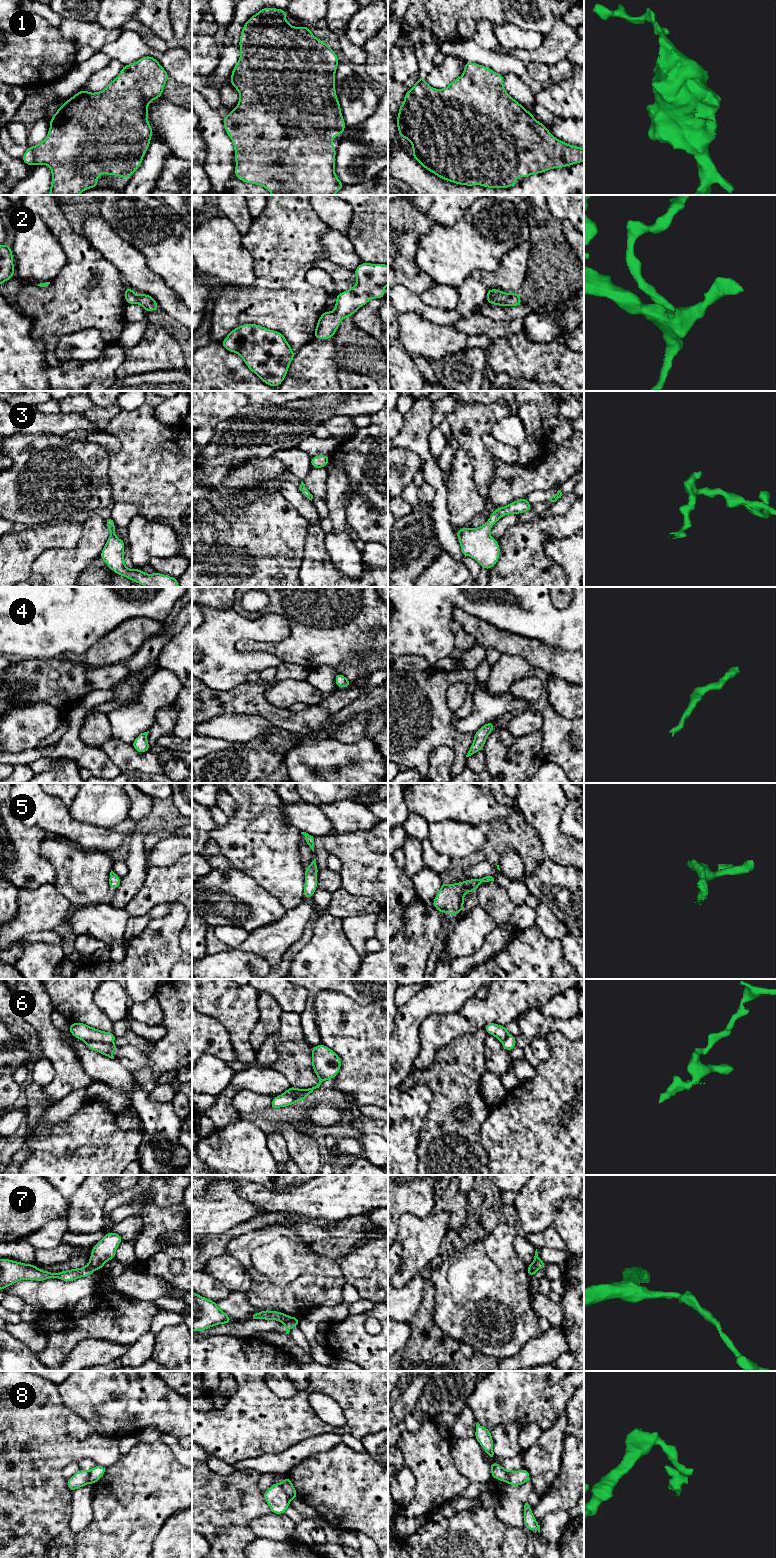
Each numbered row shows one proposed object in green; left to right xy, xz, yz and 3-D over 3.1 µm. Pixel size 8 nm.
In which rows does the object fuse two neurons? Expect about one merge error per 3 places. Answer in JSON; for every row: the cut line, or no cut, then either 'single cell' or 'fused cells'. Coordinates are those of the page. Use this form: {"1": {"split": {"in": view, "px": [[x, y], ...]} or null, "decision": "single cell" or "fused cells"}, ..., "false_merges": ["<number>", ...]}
{"1": {"split": null, "decision": "single cell"}, "2": {"split": null, "decision": "single cell"}, "3": {"split": null, "decision": "single cell"}, "4": {"split": null, "decision": "single cell"}, "5": {"split": null, "decision": "single cell"}, "6": {"split": {"in": "xy", "px": [[85, 1040], [111, 1043]]}, "decision": "fused cells"}, "7": {"split": {"in": "xz", "px": [[290, 1317], [283, 1323]]}, "decision": "fused cells"}, "8": {"split": {"in": "xz", "px": [[280, 1484], [290, 1499]]}, "decision": "fused cells"}, "false_merges": ["6", "7", "8"]}

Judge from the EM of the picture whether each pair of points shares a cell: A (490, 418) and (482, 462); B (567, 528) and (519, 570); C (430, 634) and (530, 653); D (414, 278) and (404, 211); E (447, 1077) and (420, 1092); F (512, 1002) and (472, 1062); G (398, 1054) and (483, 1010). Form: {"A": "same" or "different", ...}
{"A": "same", "B": "same", "C": "different", "D": "same", "E": "different", "F": "different", "G": "different"}

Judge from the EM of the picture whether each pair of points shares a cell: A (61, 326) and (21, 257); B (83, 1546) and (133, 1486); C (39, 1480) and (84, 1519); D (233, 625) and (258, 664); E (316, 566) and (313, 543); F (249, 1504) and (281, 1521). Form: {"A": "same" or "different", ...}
{"A": "different", "B": "same", "C": "different", "D": "same", "E": "same", "F": "different"}

